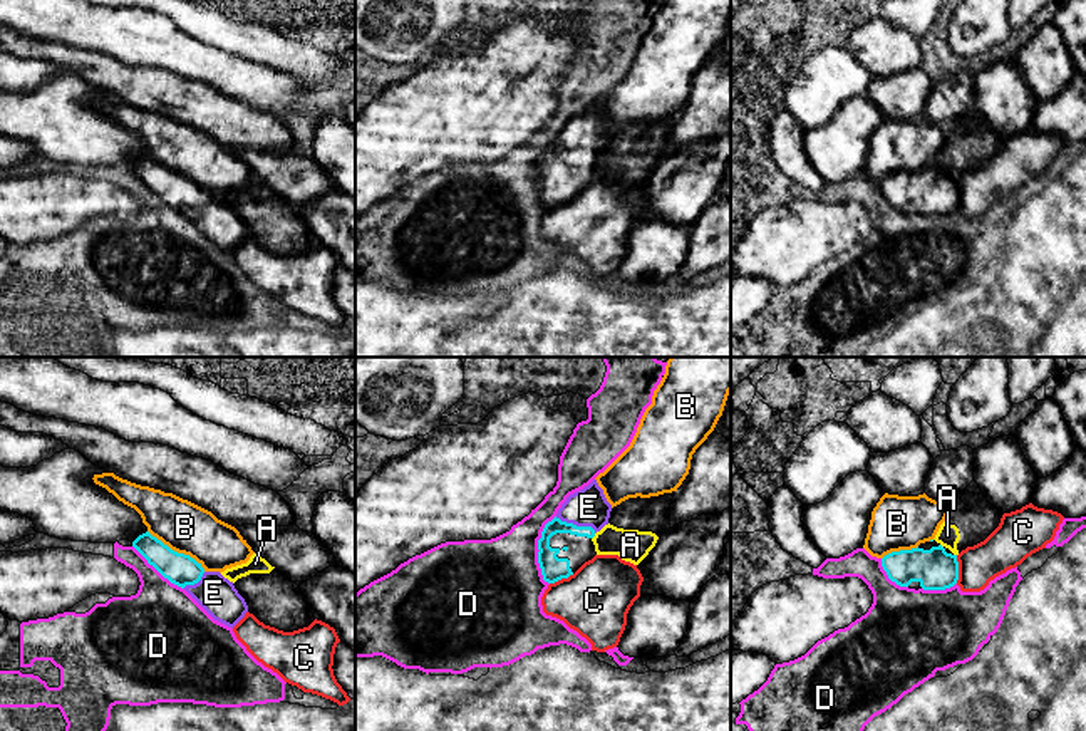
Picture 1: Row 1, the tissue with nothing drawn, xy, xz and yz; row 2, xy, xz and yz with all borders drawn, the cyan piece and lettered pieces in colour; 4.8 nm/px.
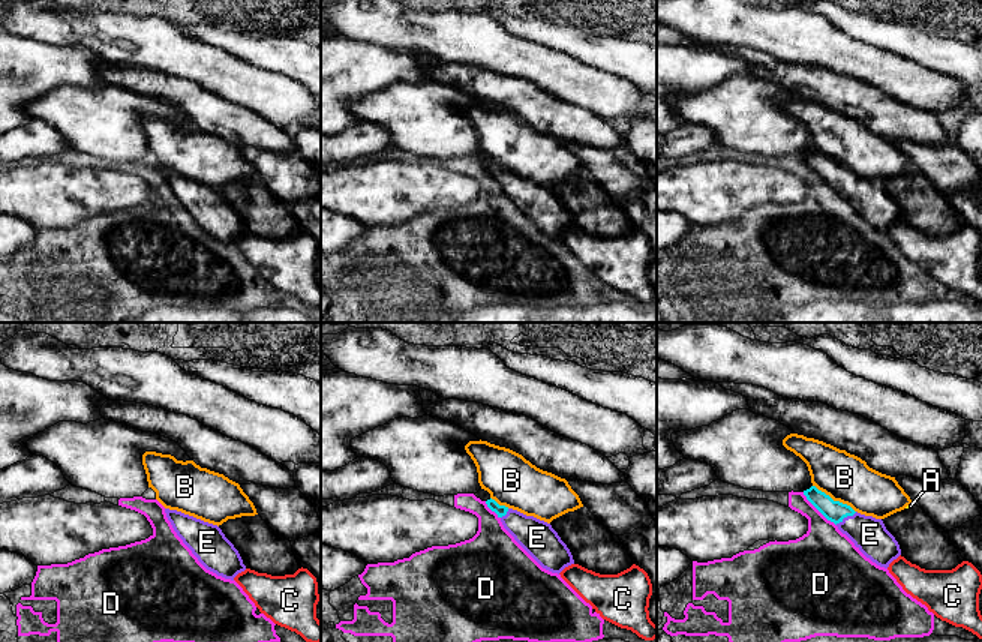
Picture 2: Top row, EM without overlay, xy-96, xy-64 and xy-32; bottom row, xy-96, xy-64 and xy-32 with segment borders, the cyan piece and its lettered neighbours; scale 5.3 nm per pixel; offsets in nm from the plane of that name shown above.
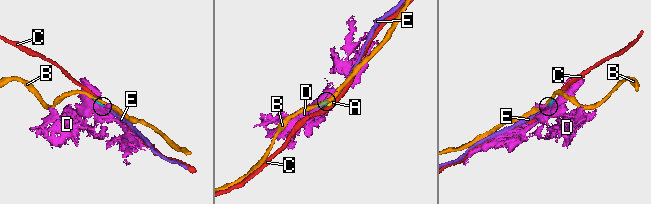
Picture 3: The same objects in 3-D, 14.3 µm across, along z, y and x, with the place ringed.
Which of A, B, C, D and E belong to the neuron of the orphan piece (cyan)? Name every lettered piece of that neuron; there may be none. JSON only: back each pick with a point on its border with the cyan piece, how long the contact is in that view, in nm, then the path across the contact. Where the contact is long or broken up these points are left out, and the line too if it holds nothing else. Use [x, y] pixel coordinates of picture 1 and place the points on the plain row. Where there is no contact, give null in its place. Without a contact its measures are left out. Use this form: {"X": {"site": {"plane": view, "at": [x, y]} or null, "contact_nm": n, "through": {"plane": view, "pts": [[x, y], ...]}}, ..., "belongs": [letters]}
{"E": {"site": {"plane": "xz", "at": [575, 150]}, "contact_nm": 220, "through": {"plane": "xz", "pts": [[553, 193], [545, 161], [575, 150], [589, 131]]}}, "belongs": ["E"]}

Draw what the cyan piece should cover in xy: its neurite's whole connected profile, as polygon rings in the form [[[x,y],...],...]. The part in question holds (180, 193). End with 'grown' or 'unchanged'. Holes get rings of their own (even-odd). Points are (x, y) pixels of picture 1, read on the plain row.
[[[149,156],[139,159],[132,171],[164,203],[184,213],[215,245],[233,253],[248,236],[233,206],[220,196],[206,196],[194,183],[171,174]]]; grown

